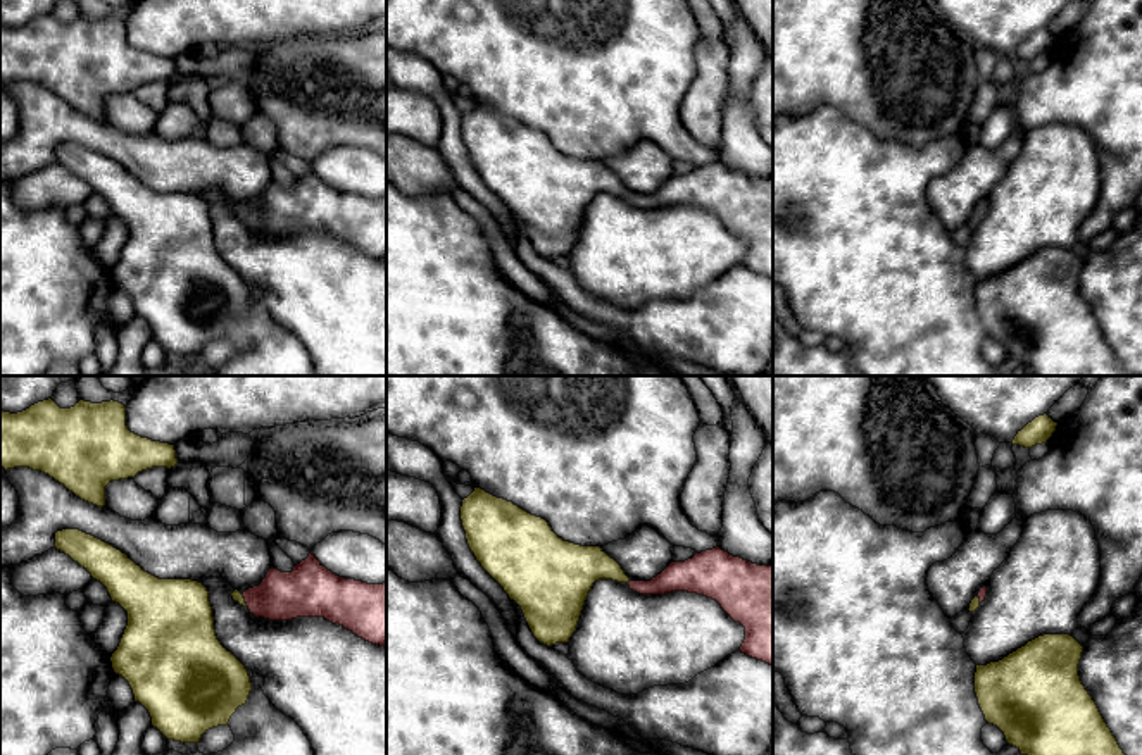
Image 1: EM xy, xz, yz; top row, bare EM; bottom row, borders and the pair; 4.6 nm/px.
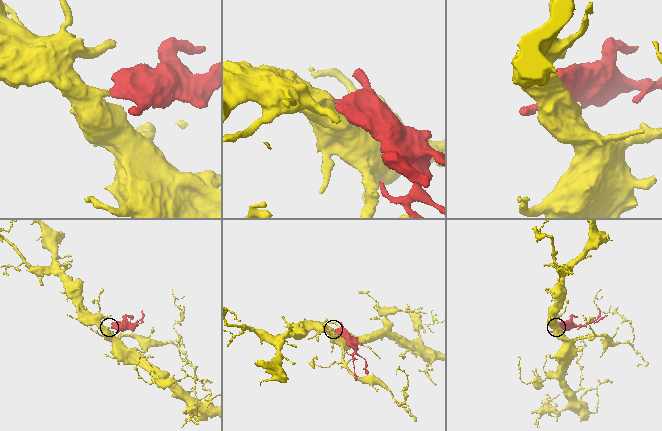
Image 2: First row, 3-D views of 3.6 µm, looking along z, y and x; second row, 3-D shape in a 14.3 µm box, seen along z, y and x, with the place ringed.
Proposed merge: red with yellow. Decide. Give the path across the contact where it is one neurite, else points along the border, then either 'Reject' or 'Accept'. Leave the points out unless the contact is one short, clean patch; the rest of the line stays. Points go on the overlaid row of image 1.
Path across: xy (282, 595), (276, 599), (245, 600), (237, 595). Accept

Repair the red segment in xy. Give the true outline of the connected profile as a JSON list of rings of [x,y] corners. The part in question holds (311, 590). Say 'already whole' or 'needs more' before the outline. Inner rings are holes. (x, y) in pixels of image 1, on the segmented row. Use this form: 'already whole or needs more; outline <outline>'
needs more; outline [[[312,552],[292,572],[271,567],[259,586],[243,593],[235,590],[231,596],[255,617],[324,617],[373,645],[386,645],[386,583],[367,584],[340,577]]]

